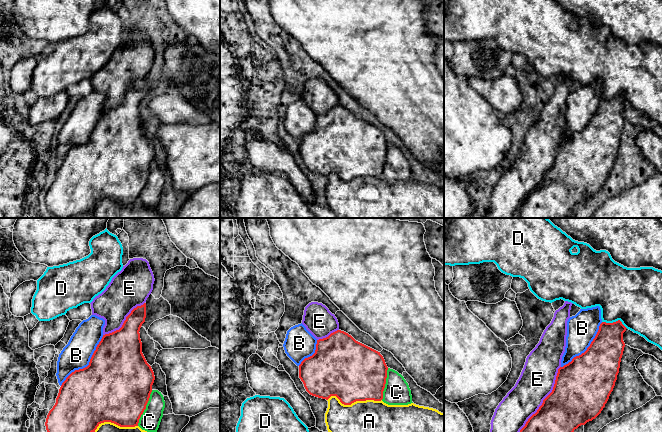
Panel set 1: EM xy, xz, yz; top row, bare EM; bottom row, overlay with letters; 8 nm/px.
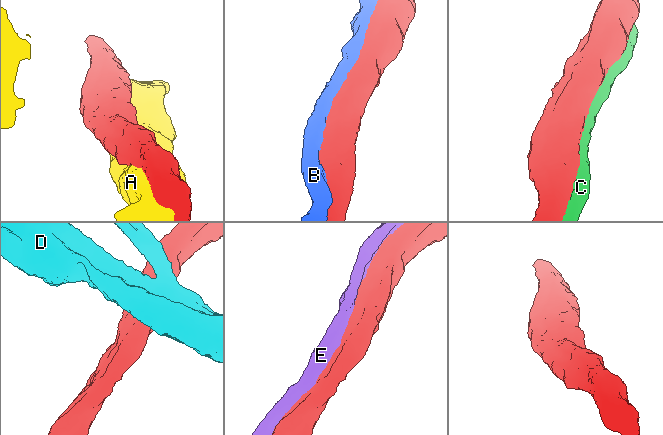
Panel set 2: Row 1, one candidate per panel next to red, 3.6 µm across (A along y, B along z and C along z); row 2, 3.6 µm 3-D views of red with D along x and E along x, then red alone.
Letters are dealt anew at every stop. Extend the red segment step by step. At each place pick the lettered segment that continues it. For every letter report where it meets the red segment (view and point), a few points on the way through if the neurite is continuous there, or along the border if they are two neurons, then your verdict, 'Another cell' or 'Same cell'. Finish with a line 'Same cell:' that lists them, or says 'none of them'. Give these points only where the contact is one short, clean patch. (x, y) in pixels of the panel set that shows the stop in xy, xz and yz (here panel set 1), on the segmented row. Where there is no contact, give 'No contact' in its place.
A: Touches red at xz (354, 401). Another cell
B: Touches red at xy (89, 364). Same cell
C: Touches red at xy (145, 408). Another cell
D: Touches red at yz (615, 322). Another cell
E: Touches red at yz (544, 399). Another cell
Same cell: B

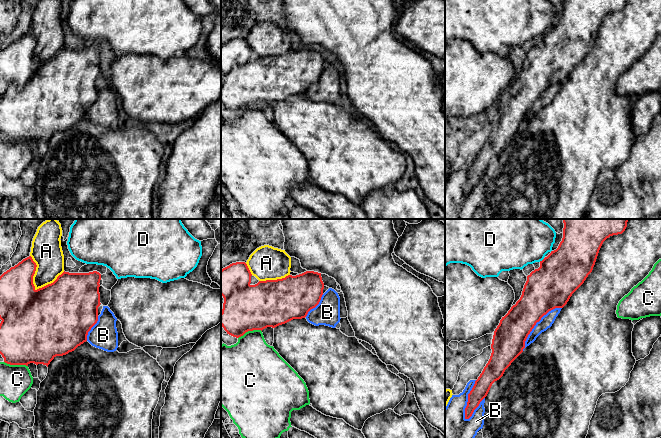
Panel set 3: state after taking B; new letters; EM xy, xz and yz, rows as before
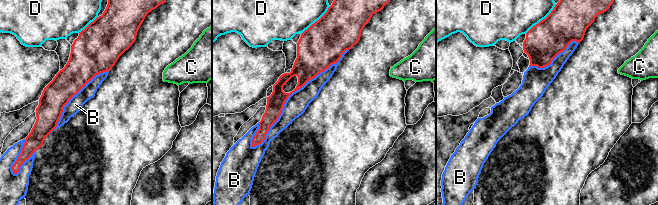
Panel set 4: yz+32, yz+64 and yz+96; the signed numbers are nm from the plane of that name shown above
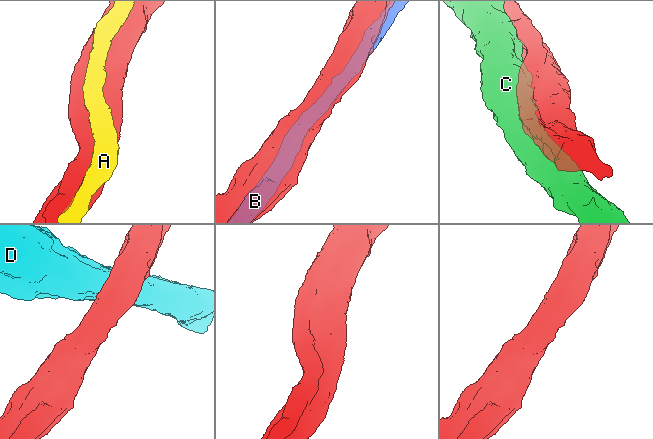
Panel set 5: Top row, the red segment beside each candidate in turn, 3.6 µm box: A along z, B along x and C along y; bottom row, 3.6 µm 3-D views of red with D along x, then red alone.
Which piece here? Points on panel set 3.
A: Touches red at xy (34, 286). Another cell
B: Touches red at yz (468, 400). Another cell
C: Touches red at xy (16, 364). Another cell
D: Touches red at yz (542, 260). Boundary: yz (544, 258), (539, 261). Another cell
Same cell: none of them

